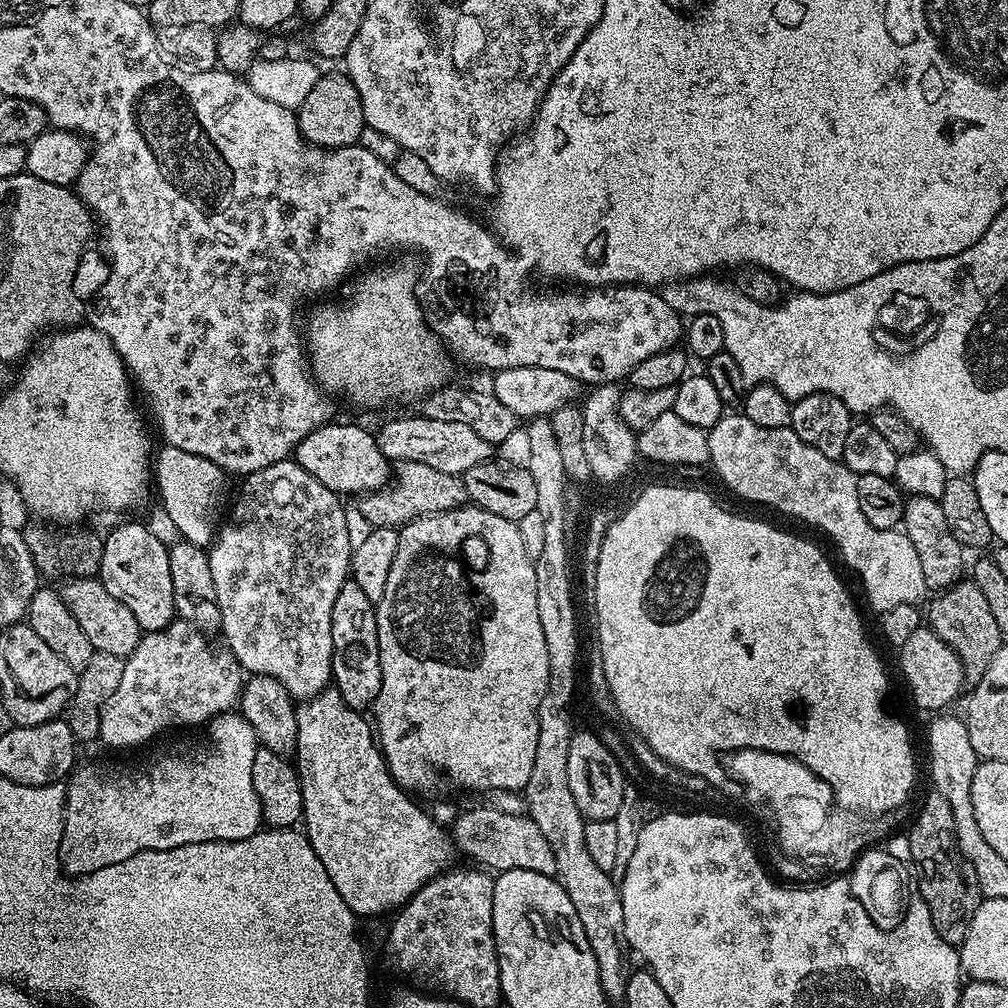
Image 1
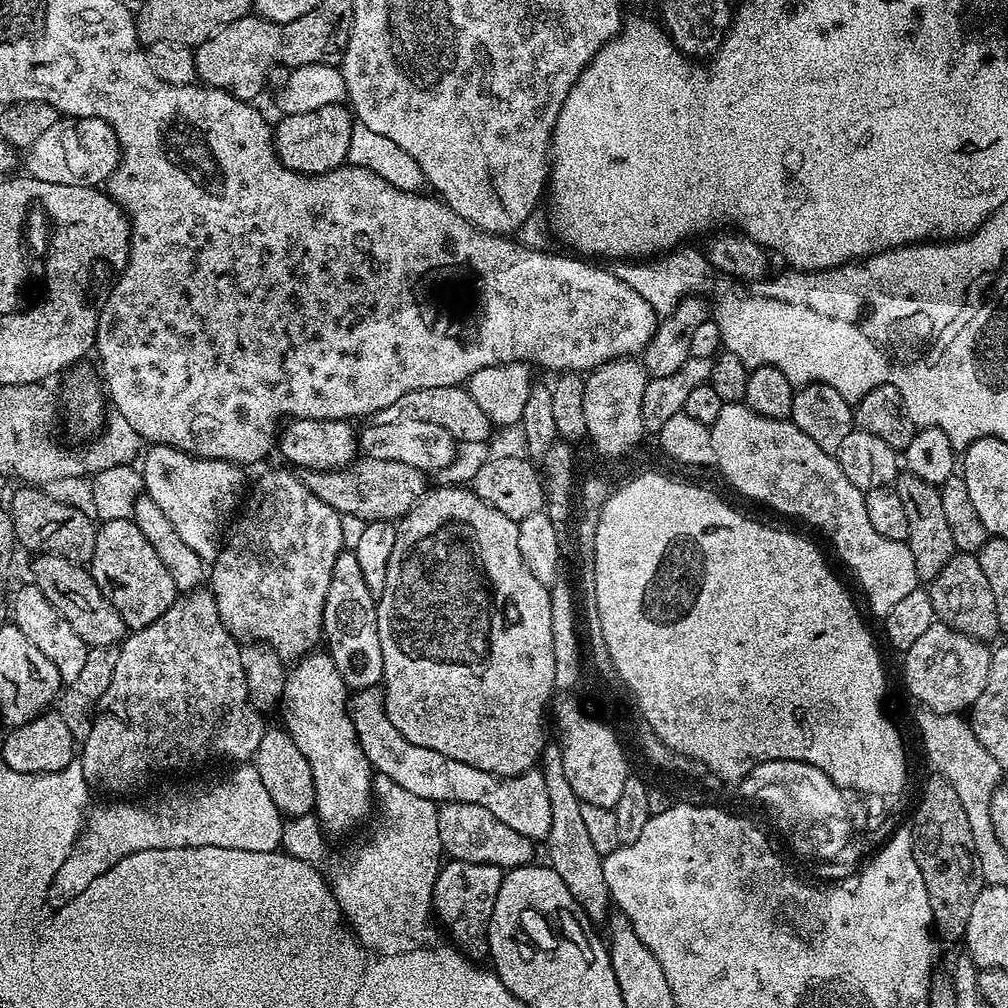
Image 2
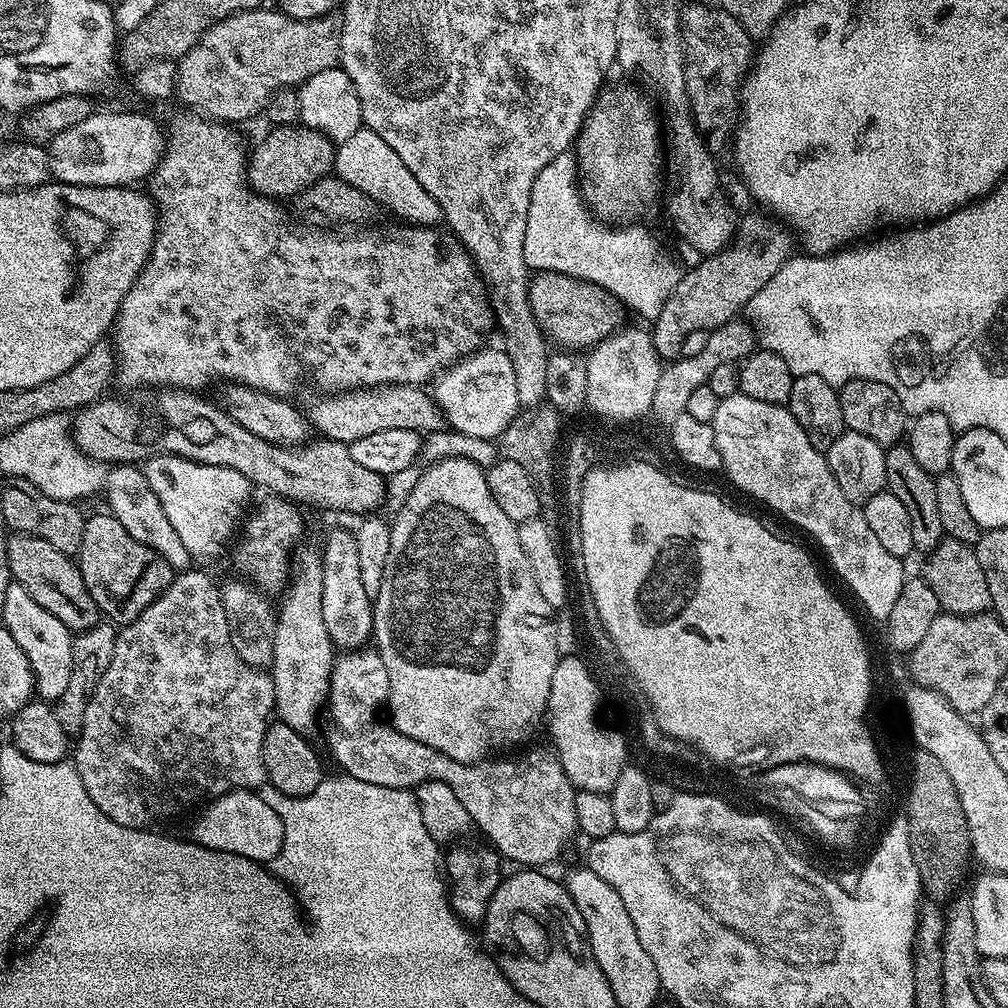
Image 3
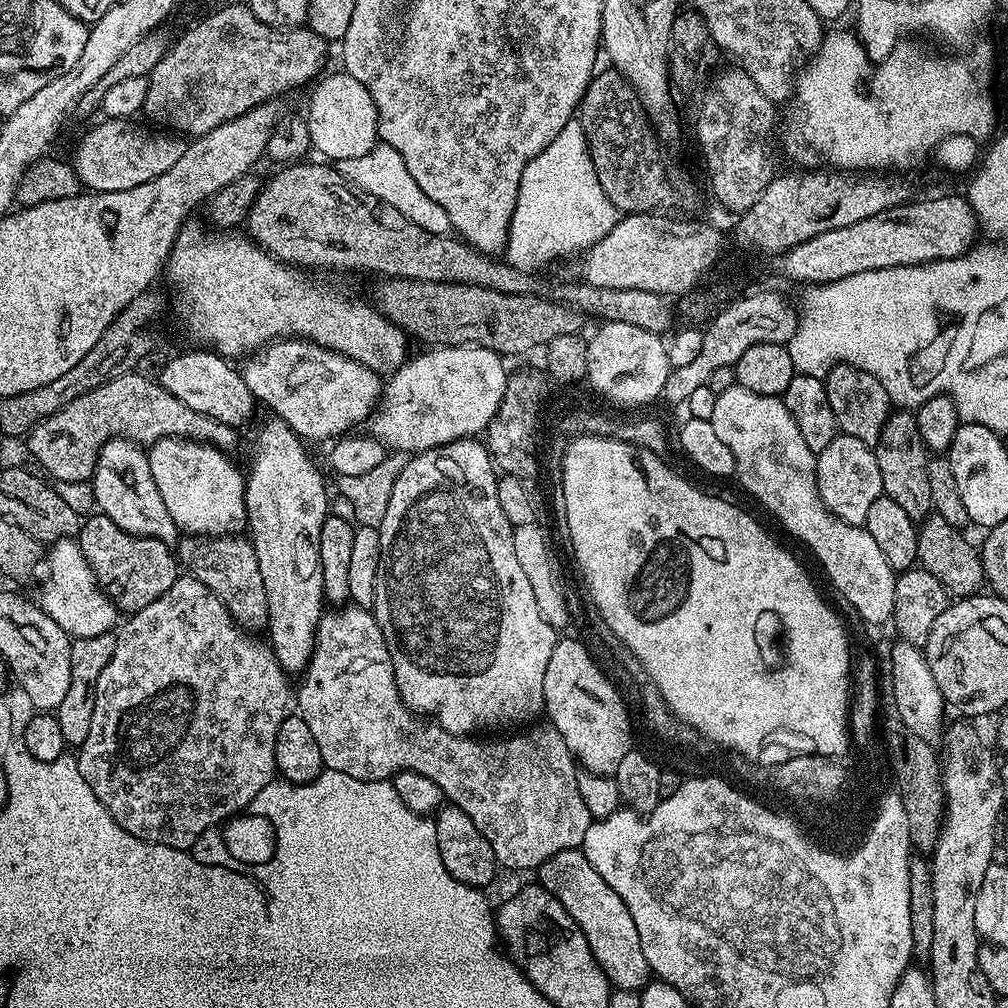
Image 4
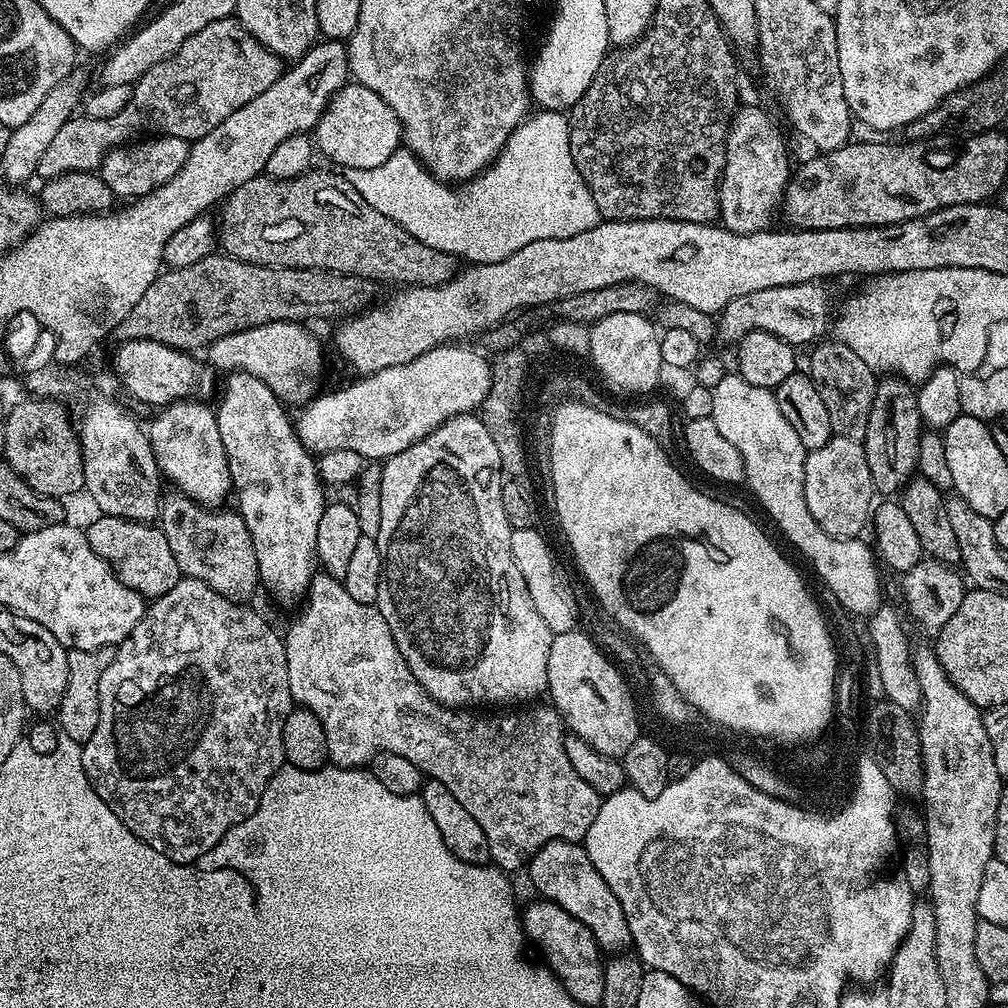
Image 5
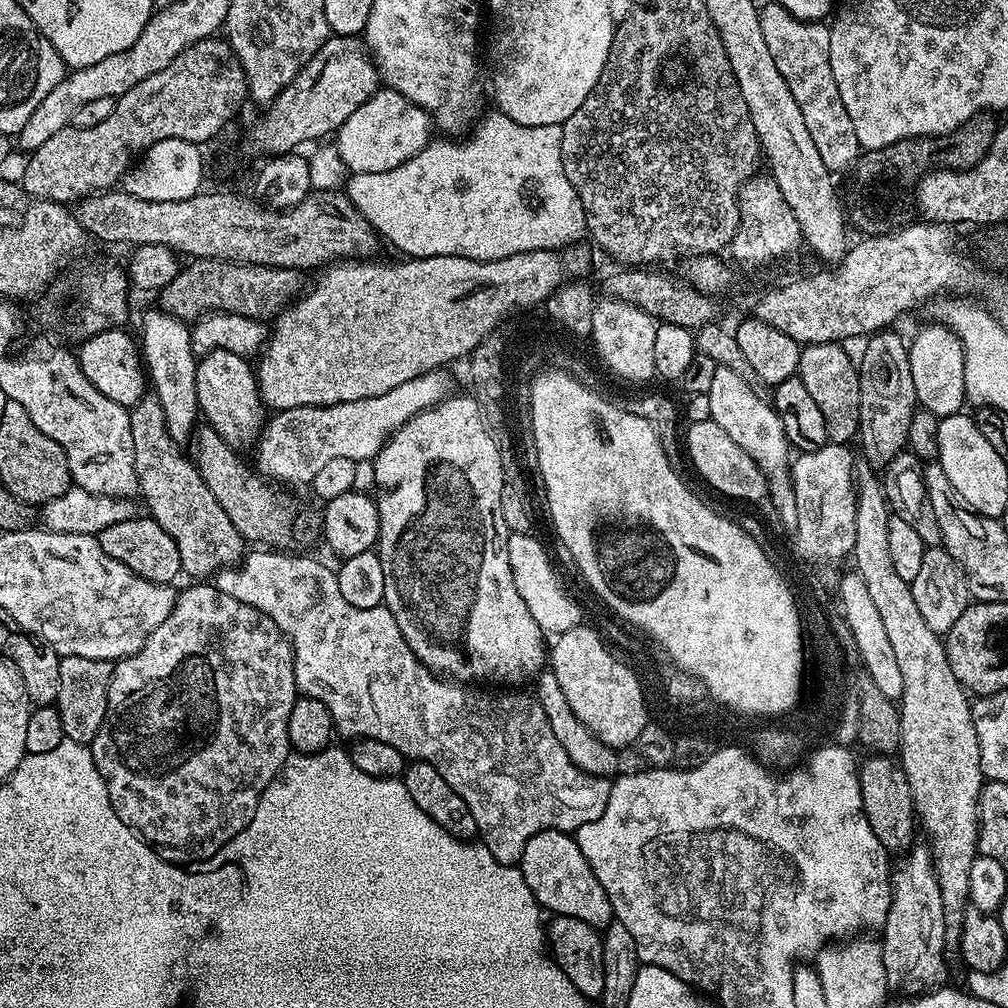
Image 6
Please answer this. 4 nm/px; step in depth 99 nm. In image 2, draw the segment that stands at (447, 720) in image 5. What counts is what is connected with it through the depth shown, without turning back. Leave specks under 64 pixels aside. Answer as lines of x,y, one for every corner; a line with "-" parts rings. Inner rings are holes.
360,690
351,697
350,715
360,748
369,764
379,775
402,786
402,790
410,790
410,794
418,794
418,798
433,802
474,802
478,806
486,806
498,822
506,822
510,830
516,830
534,842
547,837
550,830
550,798
539,767
529,768
517,776
495,776
446,754
438,754
426,746
414,746
414,742
402,738
400,731
390,723
381,697
372,690

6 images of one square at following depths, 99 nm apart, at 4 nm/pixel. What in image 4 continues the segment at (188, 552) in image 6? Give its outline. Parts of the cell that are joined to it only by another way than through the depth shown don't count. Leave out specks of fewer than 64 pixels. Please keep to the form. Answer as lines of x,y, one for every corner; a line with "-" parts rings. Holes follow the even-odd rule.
239,535
199,538
181,537
176,546
179,561
187,564
189,575
202,582
226,606
237,625
247,632
258,632
267,627
269,603
266,602
265,582
259,569
256,551
251,541

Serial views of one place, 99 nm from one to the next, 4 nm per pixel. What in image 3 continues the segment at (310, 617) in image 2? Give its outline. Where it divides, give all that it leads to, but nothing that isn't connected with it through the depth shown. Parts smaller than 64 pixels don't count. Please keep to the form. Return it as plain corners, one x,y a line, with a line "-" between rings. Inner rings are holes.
268,499
272,500
264,500
258,506
256,504
247,513
242,524
244,533
239,533
240,541
236,544
236,553
233,554
232,560
236,563
237,570
240,571
237,573
247,578
257,588
280,590
287,585
290,579
290,557
297,547
295,544
296,535
300,532
300,512
295,508
297,505
287,499

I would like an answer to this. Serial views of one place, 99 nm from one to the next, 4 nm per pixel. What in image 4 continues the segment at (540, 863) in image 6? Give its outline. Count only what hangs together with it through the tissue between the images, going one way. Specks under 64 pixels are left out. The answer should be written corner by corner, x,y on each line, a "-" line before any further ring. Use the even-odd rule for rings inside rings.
575,848
554,854
554,858
541,864
538,869
538,883
578,922
582,934
586,934
586,942
590,942
590,950
602,966
609,984
613,989
632,990
640,992
650,983
650,969
646,962
646,954
642,954
642,941
638,939
638,926
634,926
634,918
630,918
626,903
590,866
590,862
584,857
584,853

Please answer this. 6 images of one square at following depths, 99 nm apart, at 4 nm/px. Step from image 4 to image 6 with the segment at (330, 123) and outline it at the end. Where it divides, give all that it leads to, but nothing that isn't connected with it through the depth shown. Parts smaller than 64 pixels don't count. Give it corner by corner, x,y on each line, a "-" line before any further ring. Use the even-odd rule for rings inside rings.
384,86
377,89
362,106
347,119
336,133
336,147
351,173
385,173
405,164
416,156
428,143
432,134
431,116
421,107
410,102
404,95

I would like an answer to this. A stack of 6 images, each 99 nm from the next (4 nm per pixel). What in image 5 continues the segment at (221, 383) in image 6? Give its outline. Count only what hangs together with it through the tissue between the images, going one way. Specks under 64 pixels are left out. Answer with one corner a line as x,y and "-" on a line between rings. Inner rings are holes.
245,372
227,373
223,377
214,409
219,437
222,440
226,462
229,463
234,497
236,496
235,507
250,532
250,539
257,552
259,583
264,586
272,584
273,590
280,596
303,597
312,584
312,564
314,568
317,563
318,518
322,518
322,510
326,503
326,488
321,481
317,461
297,438
290,416
288,420
289,409
260,378
254,378
252,374

